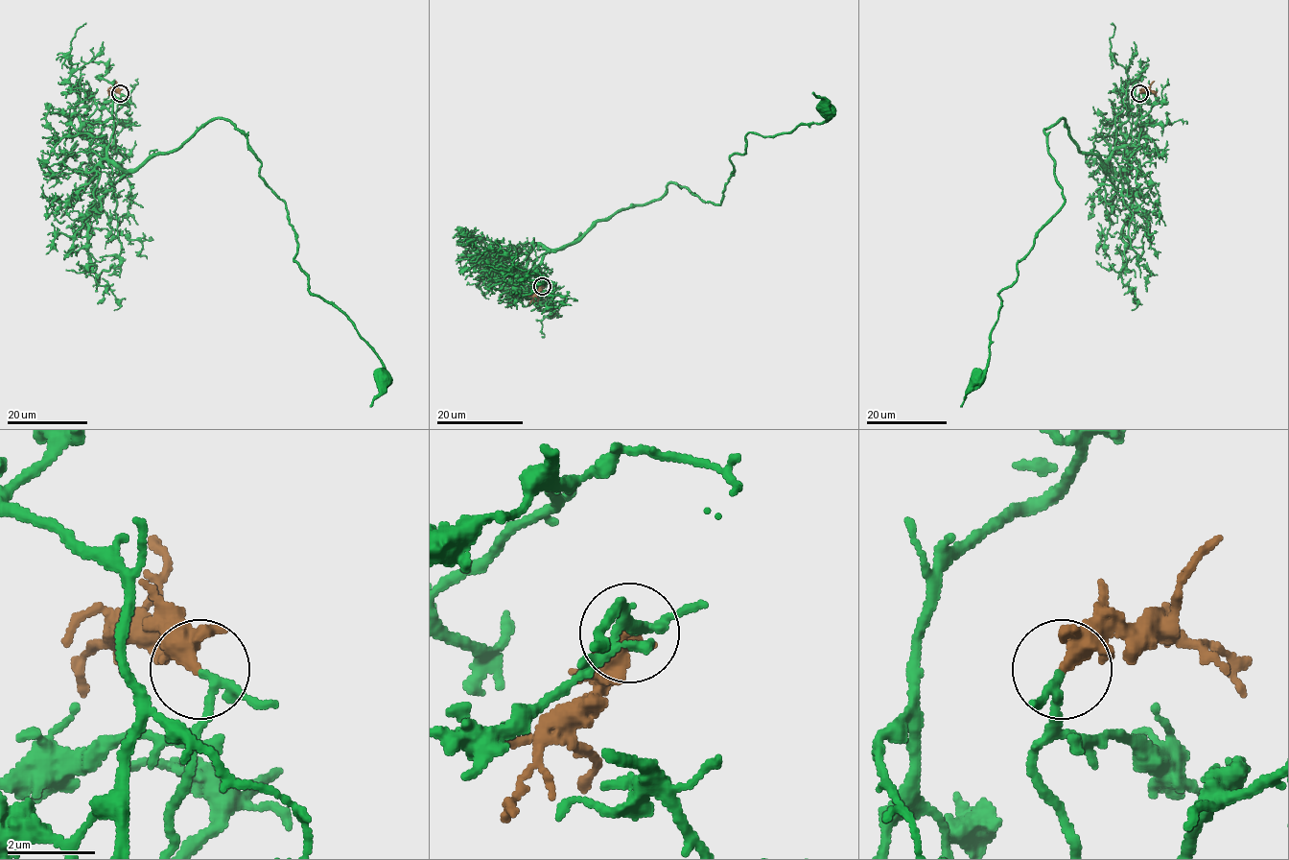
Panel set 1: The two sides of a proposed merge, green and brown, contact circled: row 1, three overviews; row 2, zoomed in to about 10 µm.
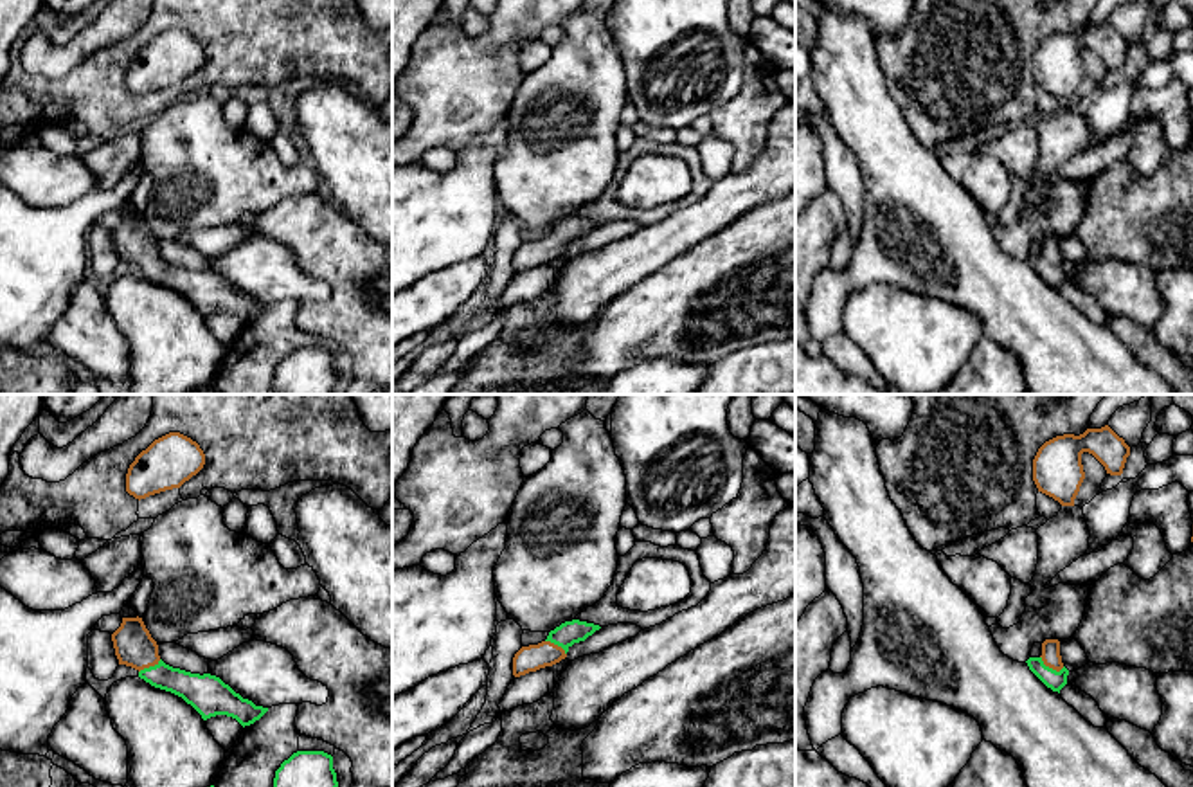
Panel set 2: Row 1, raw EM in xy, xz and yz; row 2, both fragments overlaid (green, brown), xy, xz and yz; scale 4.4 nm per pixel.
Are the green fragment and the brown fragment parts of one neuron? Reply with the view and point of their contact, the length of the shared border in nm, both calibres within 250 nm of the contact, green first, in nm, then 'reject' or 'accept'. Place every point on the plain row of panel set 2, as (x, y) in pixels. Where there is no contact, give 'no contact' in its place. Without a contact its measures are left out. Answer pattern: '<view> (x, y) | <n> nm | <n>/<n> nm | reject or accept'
yz (1051, 265) | 120 nm | 90/90 nm | accept

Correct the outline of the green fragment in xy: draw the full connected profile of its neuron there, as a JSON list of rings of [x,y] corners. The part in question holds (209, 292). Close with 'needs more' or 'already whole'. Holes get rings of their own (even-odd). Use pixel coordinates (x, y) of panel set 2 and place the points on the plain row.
[[[139,213],[122,214],[121,223],[112,231],[112,238],[119,261],[135,265],[139,274],[151,283],[182,294],[203,317],[227,312],[245,324],[268,308],[268,304],[243,295],[216,272],[191,270],[166,261],[158,252],[157,238]]] | needs more

